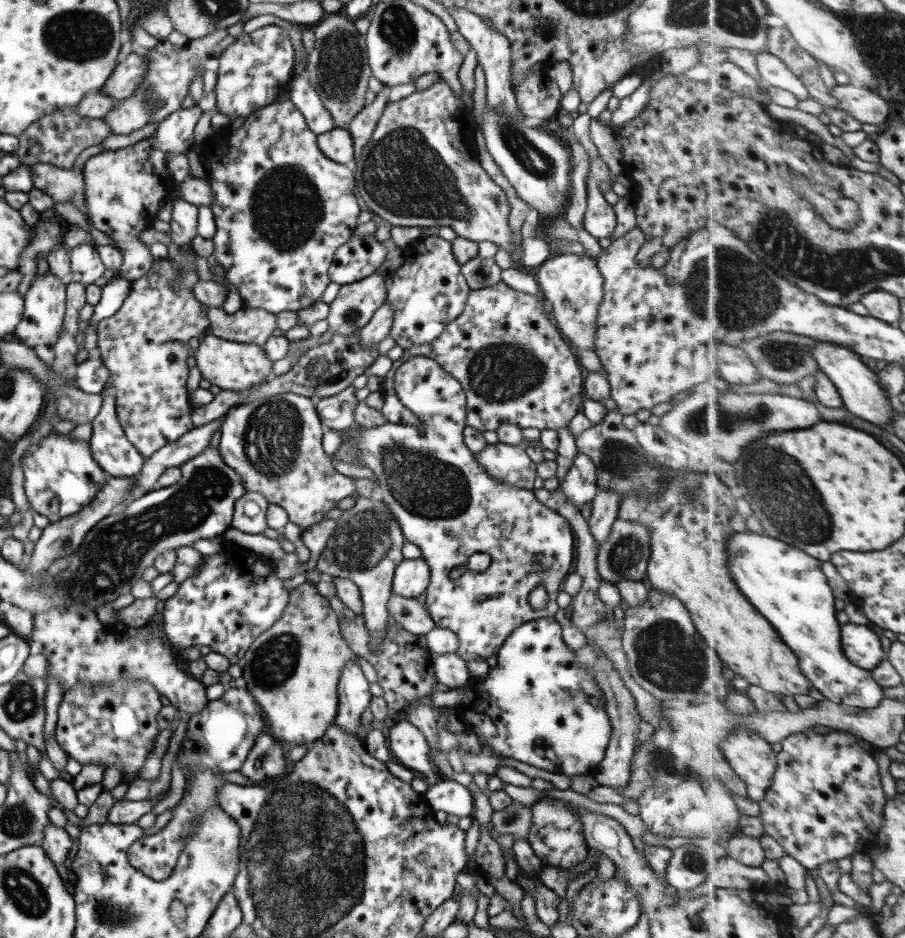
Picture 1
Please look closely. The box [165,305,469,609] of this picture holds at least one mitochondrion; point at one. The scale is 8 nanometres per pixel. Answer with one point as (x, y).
(273, 436)

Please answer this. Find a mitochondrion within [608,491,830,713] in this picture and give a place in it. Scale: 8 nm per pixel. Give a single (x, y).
(668, 657)

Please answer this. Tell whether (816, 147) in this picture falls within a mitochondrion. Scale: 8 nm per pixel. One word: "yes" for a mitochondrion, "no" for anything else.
no

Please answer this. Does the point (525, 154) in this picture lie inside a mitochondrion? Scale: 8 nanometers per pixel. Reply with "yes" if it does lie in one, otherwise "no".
yes

